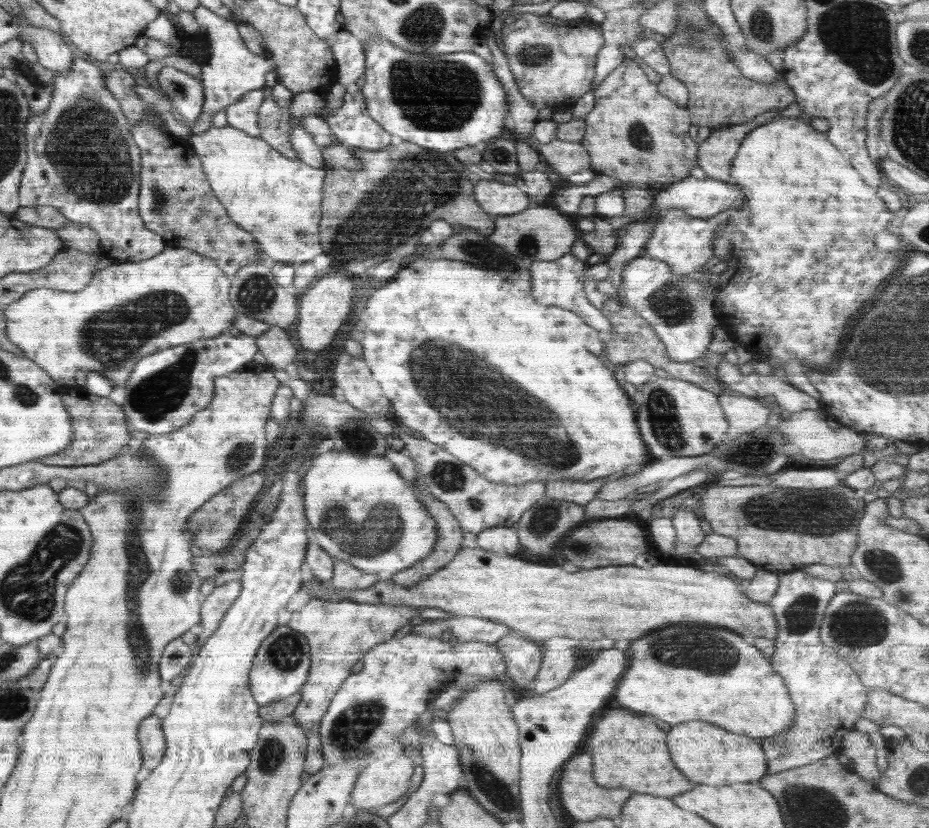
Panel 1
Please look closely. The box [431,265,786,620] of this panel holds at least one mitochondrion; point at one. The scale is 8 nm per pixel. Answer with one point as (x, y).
(663, 417)

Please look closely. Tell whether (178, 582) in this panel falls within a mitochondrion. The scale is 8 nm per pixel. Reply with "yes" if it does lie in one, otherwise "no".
yes

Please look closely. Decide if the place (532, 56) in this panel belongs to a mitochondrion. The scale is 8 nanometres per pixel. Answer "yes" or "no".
yes

